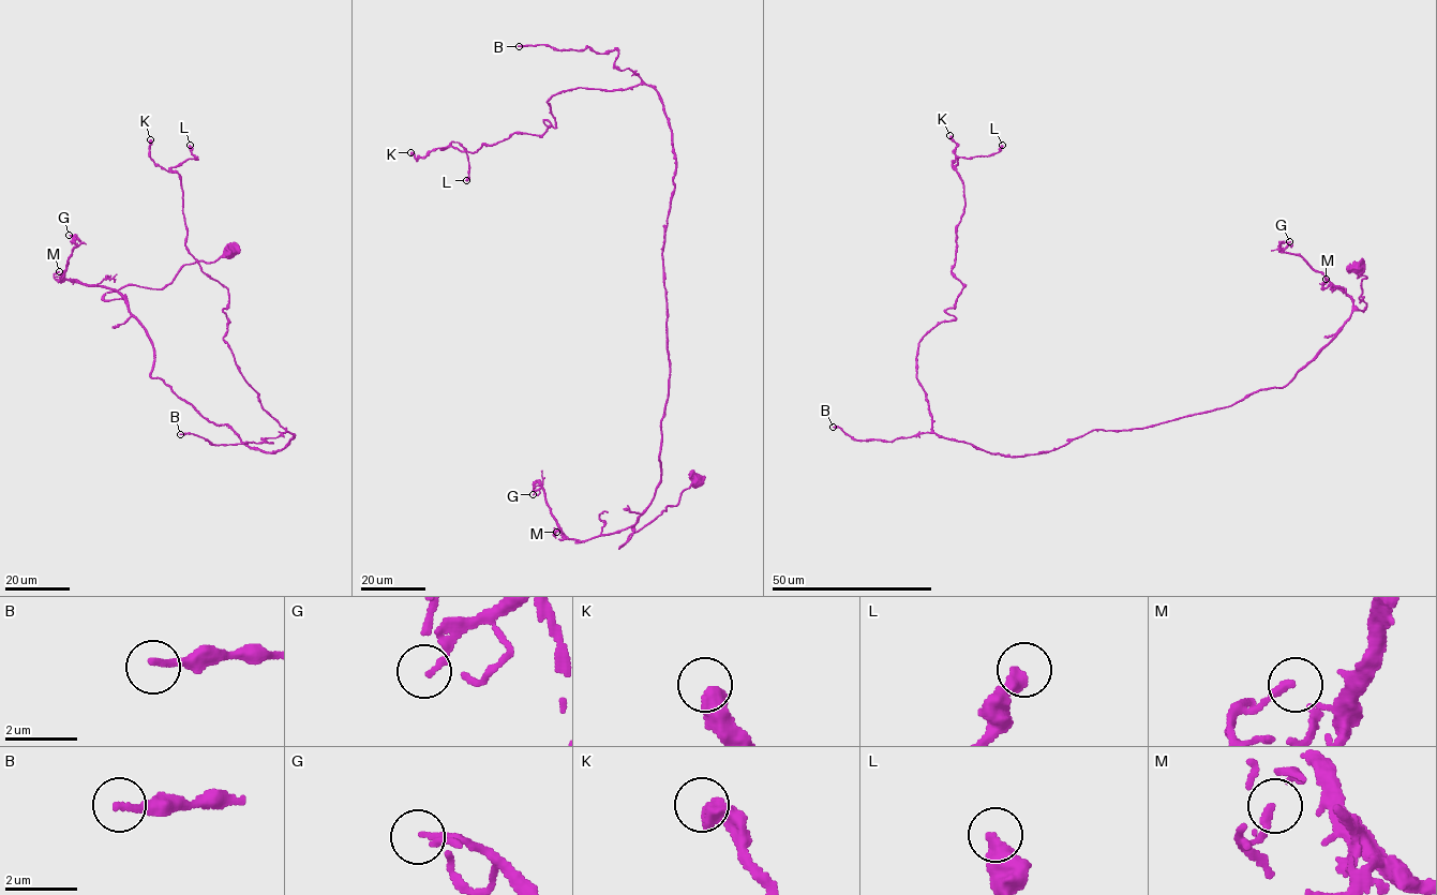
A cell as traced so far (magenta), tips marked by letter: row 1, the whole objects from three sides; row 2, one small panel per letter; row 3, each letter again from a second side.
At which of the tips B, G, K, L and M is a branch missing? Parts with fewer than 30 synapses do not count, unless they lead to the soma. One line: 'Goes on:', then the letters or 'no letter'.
Goes on: B

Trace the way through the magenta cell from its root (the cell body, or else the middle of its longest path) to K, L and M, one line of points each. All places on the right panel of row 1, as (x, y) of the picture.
K: (1360, 265), (1364, 311), (1283, 387), (990, 453), (933, 432), (916, 376), (963, 285), (949, 135)
L: (1360, 265), (1364, 311), (1283, 387), (1028, 456), (946, 438), (918, 344), (963, 285), (957, 158), (1002, 145)
M: (1360, 265), (1364, 311), (1351, 308), (1345, 289), (1321, 287), (1326, 279)

